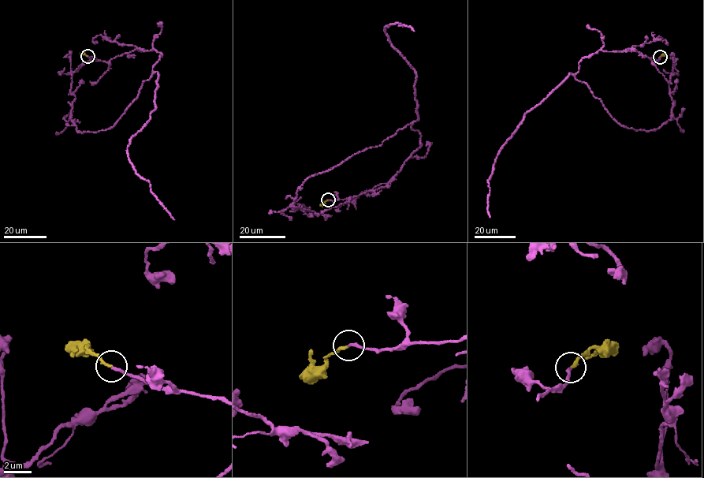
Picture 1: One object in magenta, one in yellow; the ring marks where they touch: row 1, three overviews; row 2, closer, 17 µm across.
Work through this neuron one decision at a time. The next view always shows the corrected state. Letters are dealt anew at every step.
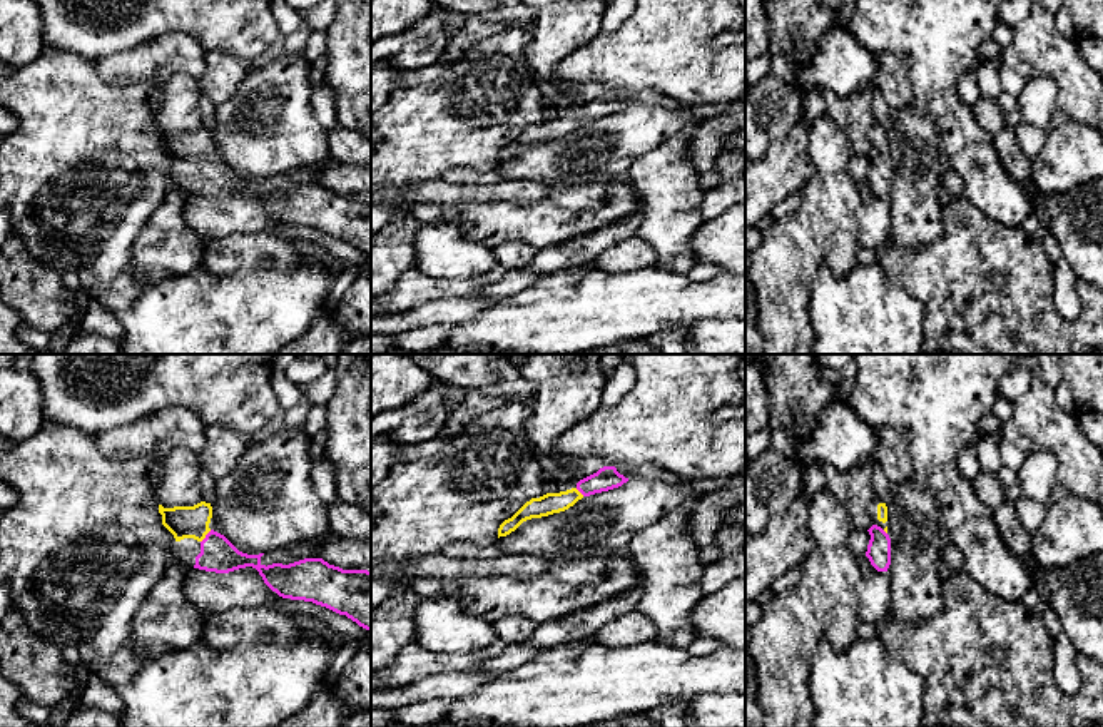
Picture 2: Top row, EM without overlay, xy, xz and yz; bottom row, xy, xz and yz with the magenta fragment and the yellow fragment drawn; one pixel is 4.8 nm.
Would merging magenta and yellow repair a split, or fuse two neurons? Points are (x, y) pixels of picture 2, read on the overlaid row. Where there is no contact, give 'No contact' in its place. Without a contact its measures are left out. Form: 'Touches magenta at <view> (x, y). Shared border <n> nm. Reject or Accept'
Touches magenta at xy (206, 537). Shared border 80 nm. Accept

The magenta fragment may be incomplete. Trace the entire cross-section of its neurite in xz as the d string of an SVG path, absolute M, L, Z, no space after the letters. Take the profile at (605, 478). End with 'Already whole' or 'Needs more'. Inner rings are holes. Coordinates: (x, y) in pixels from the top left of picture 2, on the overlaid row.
M603 466L597 473L580 480L572 490L546 493L540 498L531 498L526 501L511 518L500 525L498 538L510 535L526 520L565 511L583 496L618 488L627 481L628 478L620 475L615 466Z. Needs more

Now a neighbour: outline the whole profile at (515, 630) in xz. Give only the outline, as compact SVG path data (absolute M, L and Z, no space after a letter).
M510 615L491 623L498 638L508 645L526 645L535 623L521 615Z

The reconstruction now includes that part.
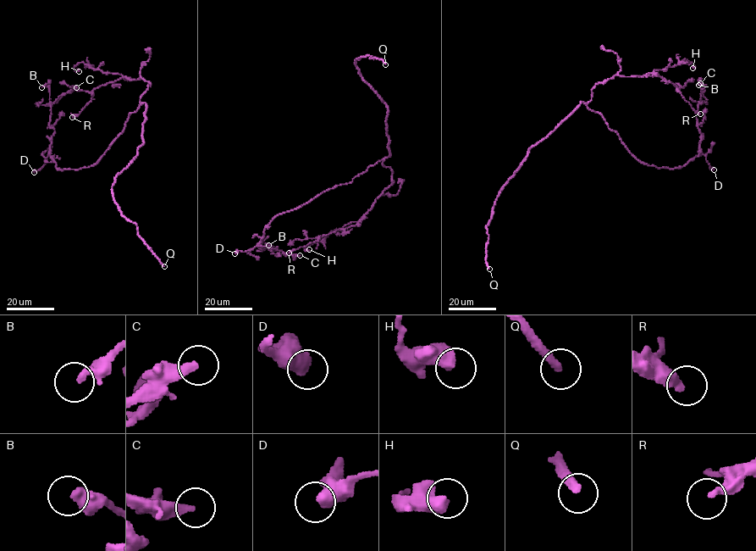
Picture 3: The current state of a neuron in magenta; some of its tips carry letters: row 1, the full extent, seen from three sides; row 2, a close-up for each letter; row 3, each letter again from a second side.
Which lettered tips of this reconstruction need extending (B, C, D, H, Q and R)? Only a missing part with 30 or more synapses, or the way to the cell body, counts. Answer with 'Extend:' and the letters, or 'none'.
Extend: Q

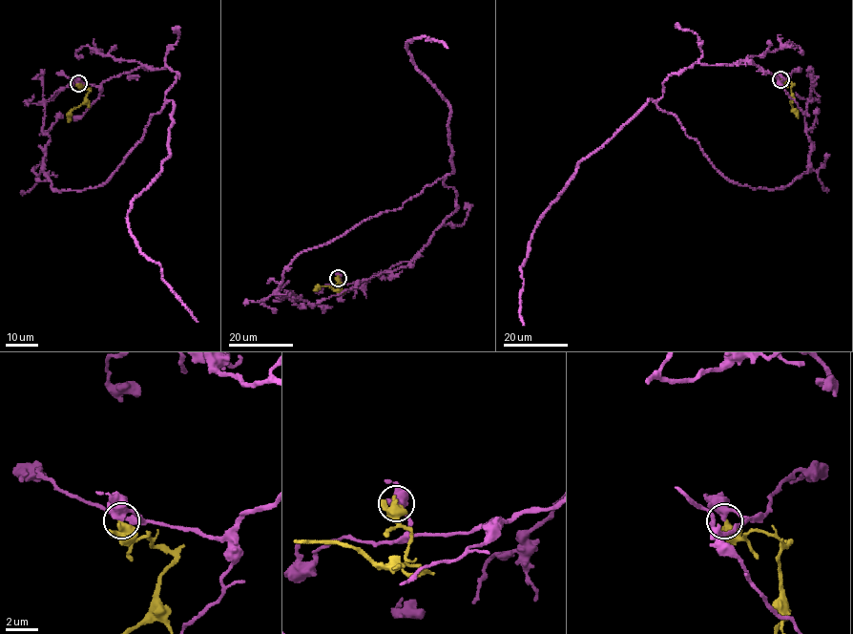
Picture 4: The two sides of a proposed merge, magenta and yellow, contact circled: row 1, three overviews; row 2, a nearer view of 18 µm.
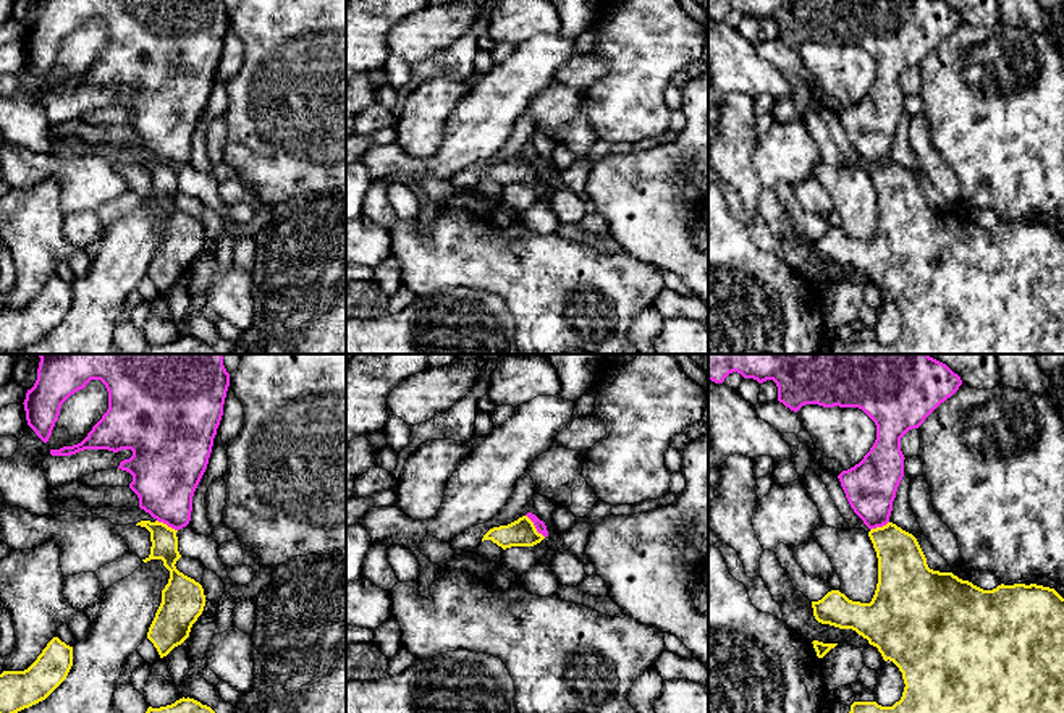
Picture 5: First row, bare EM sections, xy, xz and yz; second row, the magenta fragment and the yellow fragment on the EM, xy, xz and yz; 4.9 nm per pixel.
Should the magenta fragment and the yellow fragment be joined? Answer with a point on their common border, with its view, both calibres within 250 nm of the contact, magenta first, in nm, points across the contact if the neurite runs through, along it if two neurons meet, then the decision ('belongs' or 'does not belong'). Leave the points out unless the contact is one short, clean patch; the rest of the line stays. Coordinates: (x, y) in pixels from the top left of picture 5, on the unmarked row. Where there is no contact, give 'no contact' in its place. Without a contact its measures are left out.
contact xz (534, 162); calibres 50 and 140 nm; border xz (526, 152), (544, 175); does not belong

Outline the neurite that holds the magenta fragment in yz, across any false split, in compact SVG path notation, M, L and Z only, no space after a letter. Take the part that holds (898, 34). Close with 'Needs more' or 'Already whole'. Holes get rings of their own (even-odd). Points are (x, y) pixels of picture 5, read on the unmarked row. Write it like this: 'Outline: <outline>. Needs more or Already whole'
Outline: M708 0L708 18L723 21L737 10L758 21L773 18L778 39L797 50L805 42L859 45L876 63L876 78L863 97L838 116L854 150L872 168L889 160L893 139L904 115L901 76L918 66L962 18L943 0Z. Already whole

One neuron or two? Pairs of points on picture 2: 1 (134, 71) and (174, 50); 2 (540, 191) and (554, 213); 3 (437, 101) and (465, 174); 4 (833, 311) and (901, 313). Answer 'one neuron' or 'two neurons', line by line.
1: one neuron
2: two neurons
3: two neurons
4: one neuron

